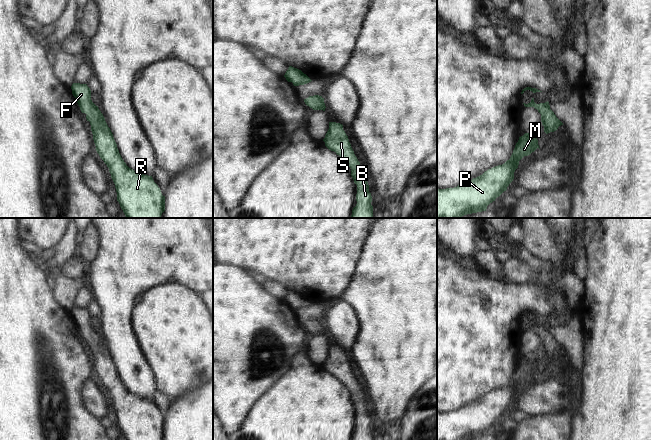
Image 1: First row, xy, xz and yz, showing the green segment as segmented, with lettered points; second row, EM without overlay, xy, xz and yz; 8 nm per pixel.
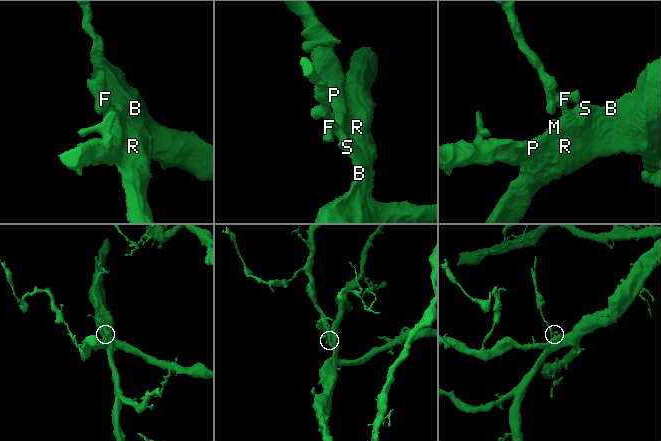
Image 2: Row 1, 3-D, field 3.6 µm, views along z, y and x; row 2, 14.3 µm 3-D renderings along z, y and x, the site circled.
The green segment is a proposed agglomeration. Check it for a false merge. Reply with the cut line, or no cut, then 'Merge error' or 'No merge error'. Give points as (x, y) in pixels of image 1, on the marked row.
No split. No merge error

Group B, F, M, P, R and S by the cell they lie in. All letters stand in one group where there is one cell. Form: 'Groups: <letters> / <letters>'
Groups: B F M P R S

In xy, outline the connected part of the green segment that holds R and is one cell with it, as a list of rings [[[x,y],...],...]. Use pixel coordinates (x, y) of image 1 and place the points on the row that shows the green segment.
[[[73,83],[72,94],[90,122],[96,151],[109,168],[115,184],[117,201],[127,218],[161,218],[165,196],[152,176],[129,168],[122,159],[113,134],[98,106],[91,100],[87,84]]]

